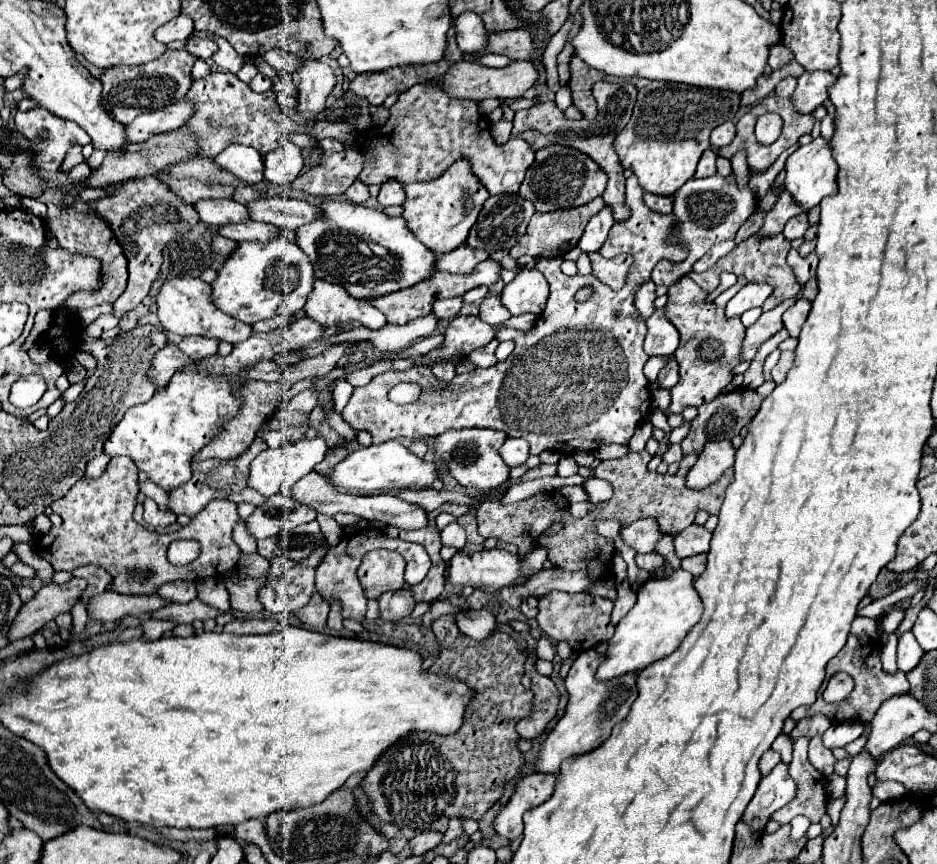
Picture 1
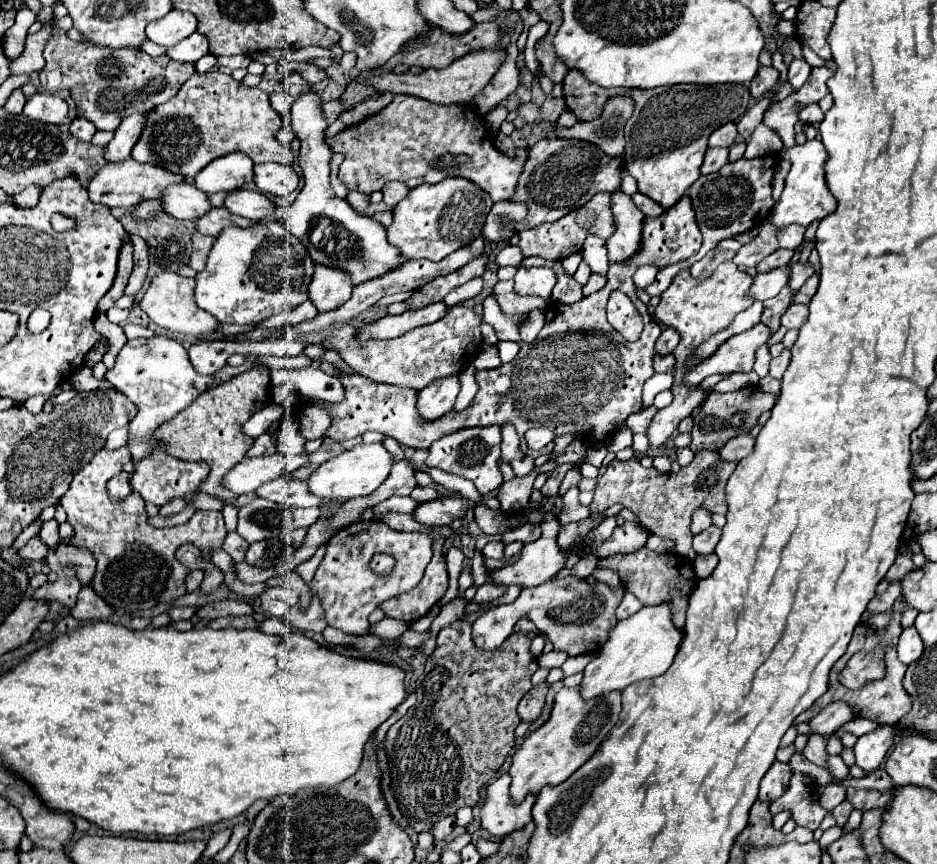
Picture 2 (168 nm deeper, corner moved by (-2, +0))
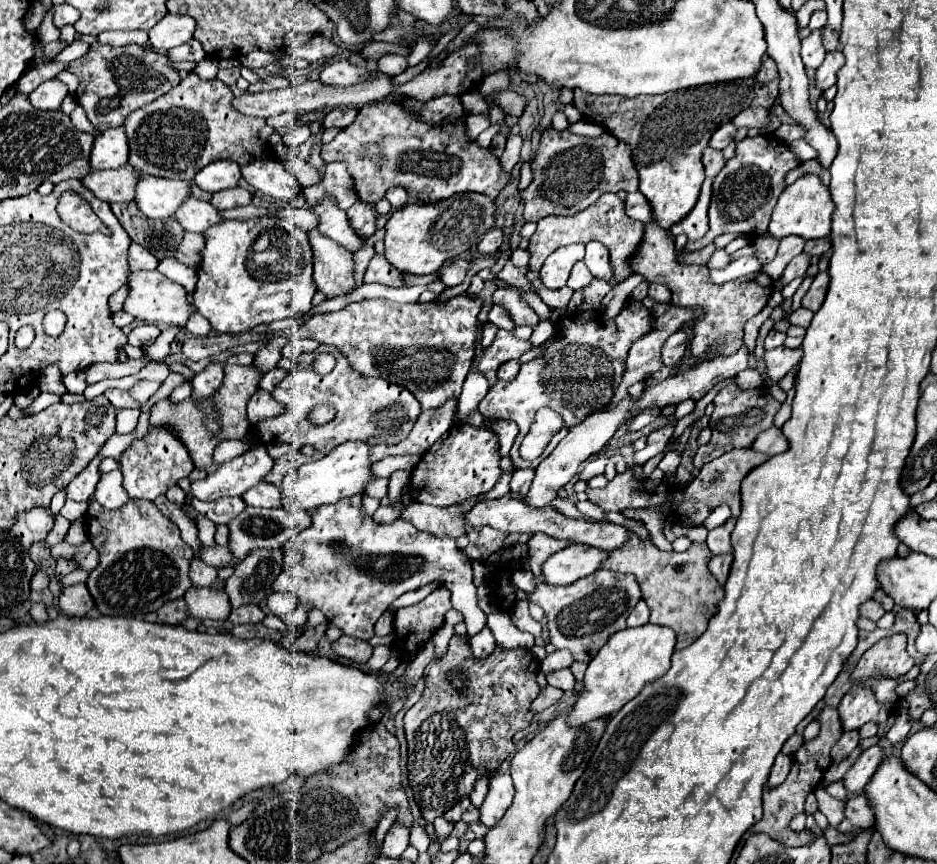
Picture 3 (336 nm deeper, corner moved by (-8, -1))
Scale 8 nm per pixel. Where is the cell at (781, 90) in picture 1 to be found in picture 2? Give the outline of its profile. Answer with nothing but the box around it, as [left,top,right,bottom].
[787,59,811,91]

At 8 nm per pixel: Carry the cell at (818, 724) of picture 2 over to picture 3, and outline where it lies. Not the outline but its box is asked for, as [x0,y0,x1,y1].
[839,686,891,730]

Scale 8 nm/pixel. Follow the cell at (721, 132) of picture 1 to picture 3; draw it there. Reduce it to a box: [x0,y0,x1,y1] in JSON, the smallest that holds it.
[709,122,737,150]

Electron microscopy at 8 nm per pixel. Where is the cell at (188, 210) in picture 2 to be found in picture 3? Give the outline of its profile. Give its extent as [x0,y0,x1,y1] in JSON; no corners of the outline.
[133,176,189,218]

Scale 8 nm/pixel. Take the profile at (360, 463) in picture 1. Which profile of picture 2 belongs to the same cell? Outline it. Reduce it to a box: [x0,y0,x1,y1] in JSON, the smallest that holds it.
[307,443,395,499]

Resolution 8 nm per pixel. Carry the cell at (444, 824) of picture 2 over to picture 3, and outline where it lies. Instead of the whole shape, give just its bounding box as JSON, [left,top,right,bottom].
[445,796,469,822]

